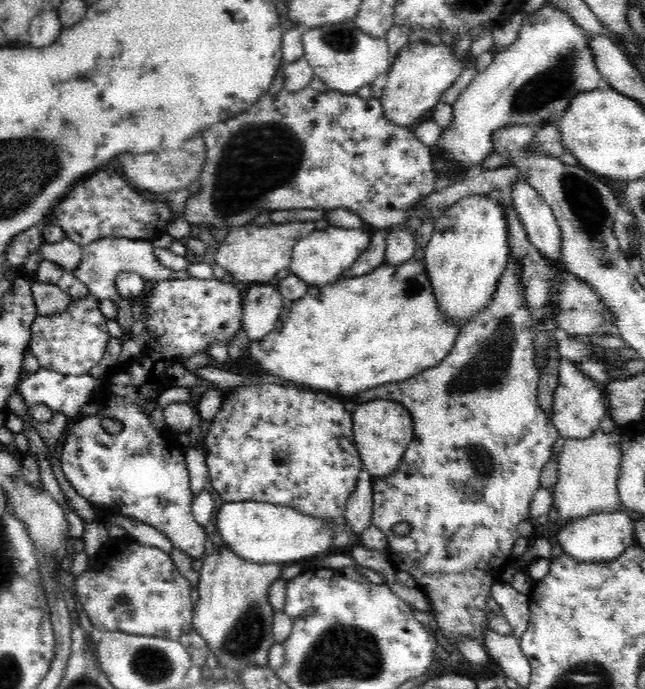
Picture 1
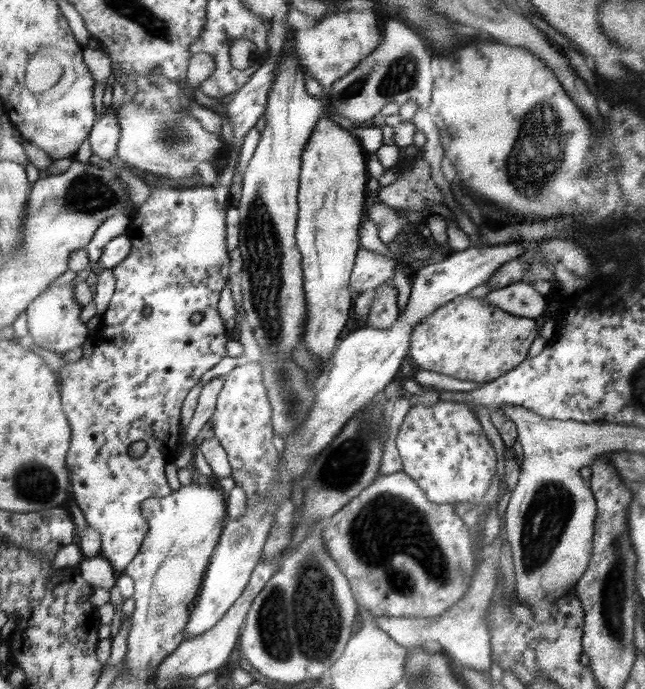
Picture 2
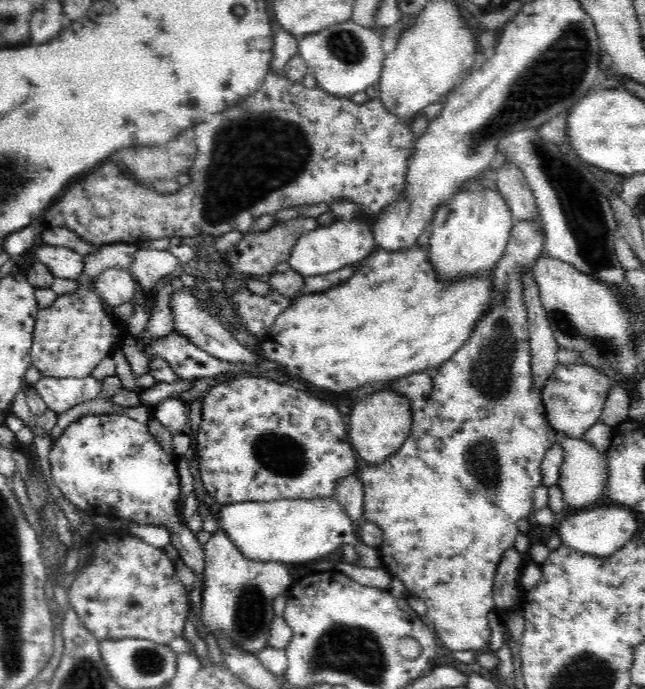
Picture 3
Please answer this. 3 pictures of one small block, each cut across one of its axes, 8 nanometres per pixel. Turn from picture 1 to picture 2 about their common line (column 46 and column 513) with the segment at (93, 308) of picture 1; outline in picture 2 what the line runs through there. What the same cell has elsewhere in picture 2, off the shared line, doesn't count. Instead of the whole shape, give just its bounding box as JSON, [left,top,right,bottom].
[409,295,538,382]

